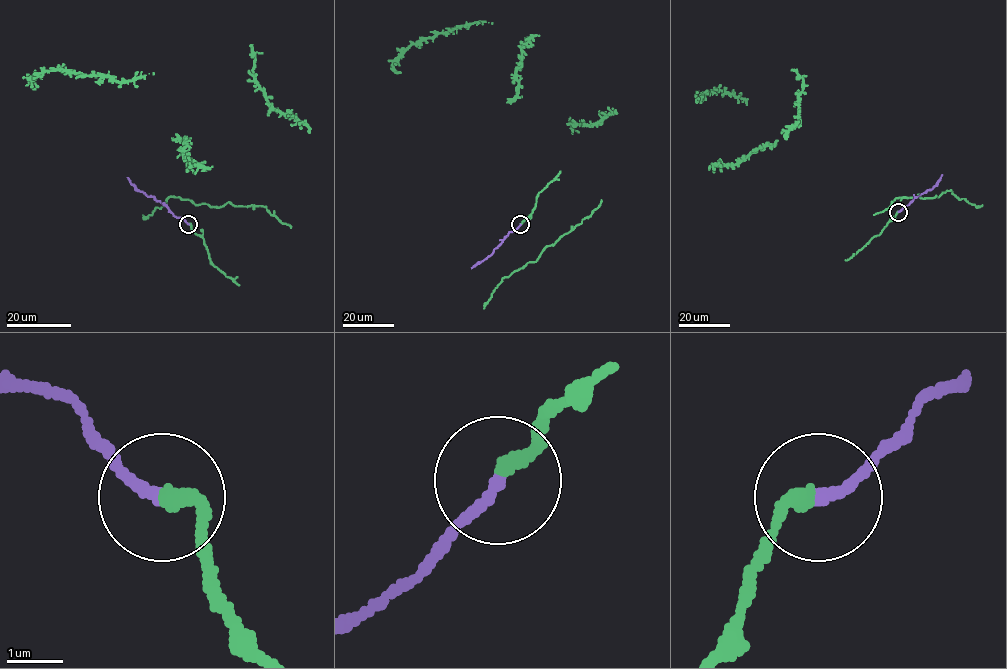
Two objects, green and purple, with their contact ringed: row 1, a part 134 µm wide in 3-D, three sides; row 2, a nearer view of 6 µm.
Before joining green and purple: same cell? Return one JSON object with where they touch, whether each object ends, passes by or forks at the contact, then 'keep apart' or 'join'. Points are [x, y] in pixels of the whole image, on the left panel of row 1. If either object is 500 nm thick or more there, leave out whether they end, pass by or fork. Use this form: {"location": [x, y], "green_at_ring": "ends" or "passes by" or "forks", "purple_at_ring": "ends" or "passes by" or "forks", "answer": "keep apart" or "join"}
{"location": [188, 224], "green_at_ring": "ends", "purple_at_ring": "ends", "answer": "join"}

